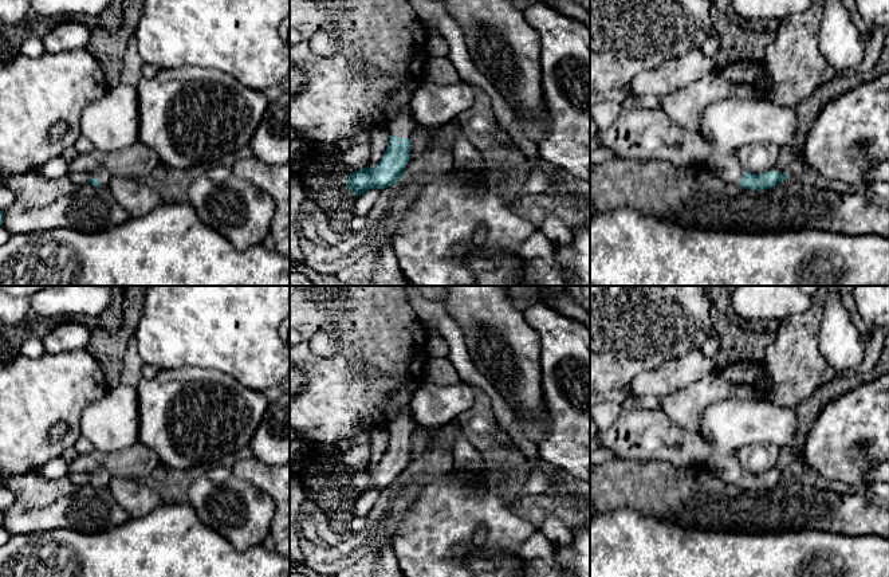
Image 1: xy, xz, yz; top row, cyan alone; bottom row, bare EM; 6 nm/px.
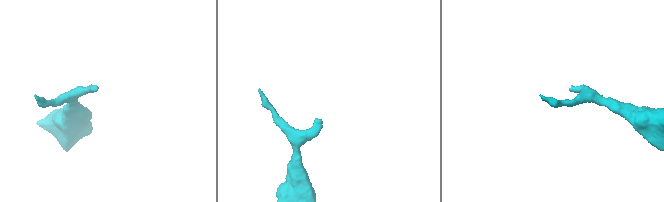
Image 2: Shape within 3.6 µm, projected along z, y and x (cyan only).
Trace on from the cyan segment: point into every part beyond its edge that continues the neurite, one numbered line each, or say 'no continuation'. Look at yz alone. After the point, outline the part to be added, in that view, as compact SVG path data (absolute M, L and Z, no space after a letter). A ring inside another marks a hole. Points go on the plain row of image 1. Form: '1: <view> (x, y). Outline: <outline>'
1: yz (731, 424). Outline: M727 399L703 411L701 436L712 445L705 466L727 483L739 486L744 470L737 452L750 445L796 447L795 459L803 470L803 447L795 443L796 415L770 400Z

